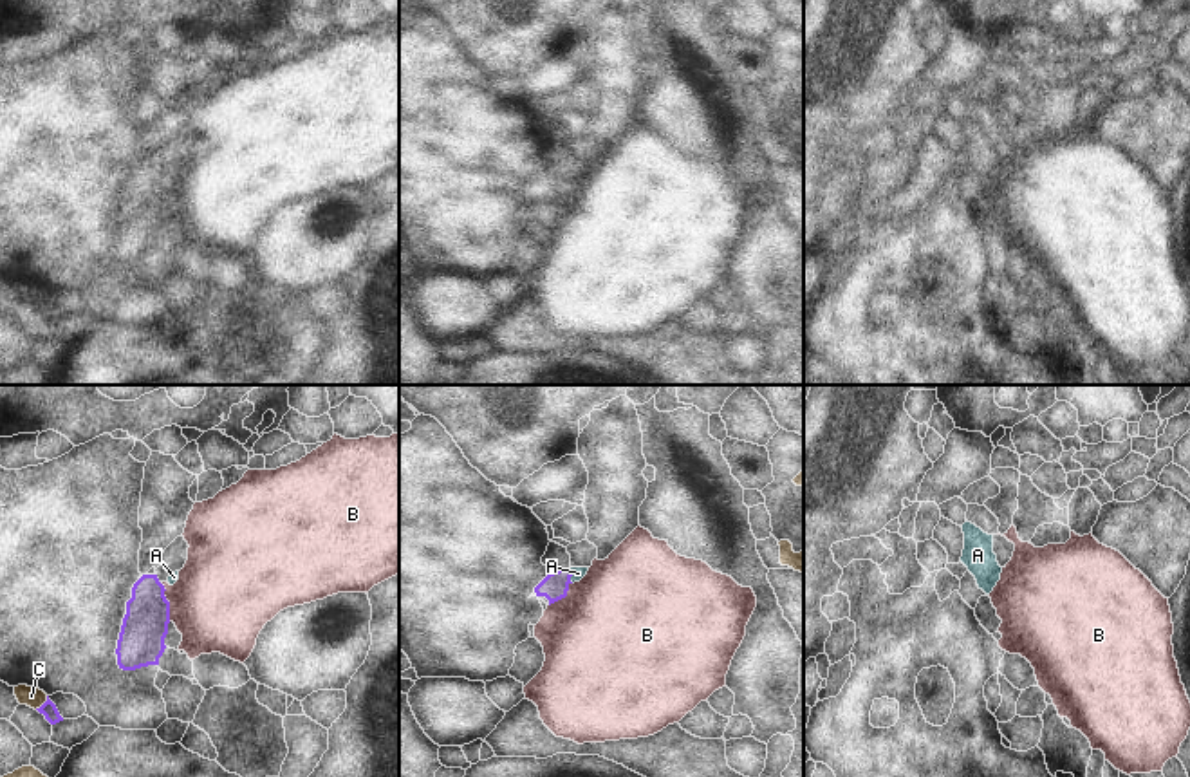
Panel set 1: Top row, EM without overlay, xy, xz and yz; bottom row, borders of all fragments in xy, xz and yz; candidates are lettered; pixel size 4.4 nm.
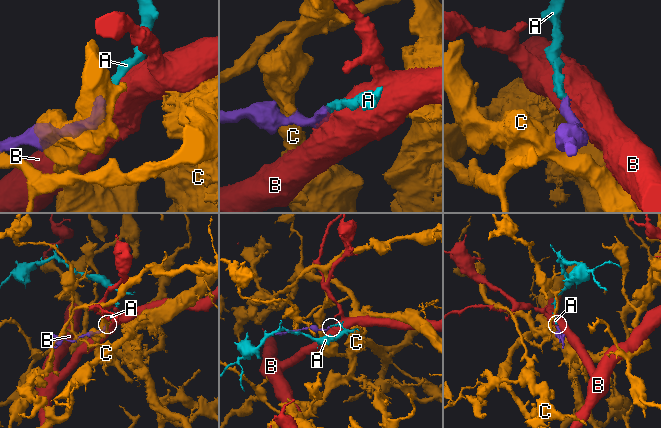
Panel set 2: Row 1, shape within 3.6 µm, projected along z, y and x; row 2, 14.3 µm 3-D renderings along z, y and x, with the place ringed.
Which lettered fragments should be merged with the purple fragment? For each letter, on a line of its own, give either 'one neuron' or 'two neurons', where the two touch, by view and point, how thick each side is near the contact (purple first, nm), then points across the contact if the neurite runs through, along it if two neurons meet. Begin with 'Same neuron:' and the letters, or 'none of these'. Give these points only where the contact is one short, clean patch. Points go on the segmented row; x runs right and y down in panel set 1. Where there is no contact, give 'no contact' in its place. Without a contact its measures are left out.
Same neuron: A
A: one neuron; meets purple in xz at (571, 575); 120 nm thick on the purple side, 60 nm on the other; runs through xz (555, 586), (571, 575), (578, 573)
B: two neurons; meets purple in xy at (168, 602); 200 nm thick on the purple side, 440 nm on the other; border along xy (159, 582), (165, 589), (170, 620)
C: two neurons; meets purple in xy at (44, 703); 70 nm thick on the purple side, 90 nm on the other; border along xy (47, 696), (35, 709)

